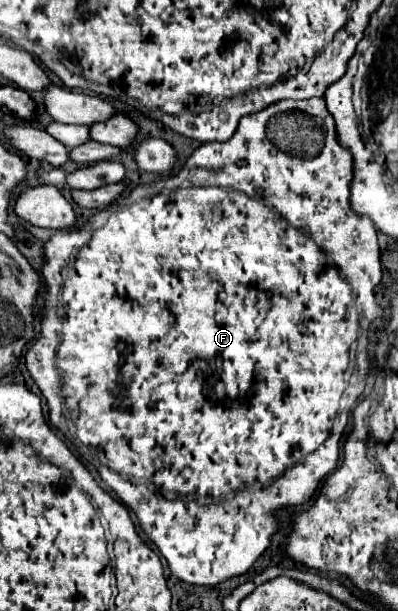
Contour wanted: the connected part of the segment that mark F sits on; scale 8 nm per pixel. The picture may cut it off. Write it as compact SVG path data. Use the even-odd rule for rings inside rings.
M307 99L307 101L277 101L277 103L273 103L273 105L271 105L271 107L267 107L267 109L263 109L263 111L257 111L257 113L251 113L251 115L243 115L243 119L239 119L239 125L237 125L237 131L235 131L235 133L233 133L233 137L231 137L231 139L229 139L229 141L225 141L225 143L207 143L207 145L201 145L201 147L199 147L199 149L195 149L195 151L193 151L193 155L191 155L191 157L189 157L189 159L187 159L187 161L185 161L185 165L183 165L183 167L181 167L181 171L179 171L179 173L177 173L177 175L173 175L173 177L169 177L169 179L165 179L165 181L157 181L157 183L147 183L147 185L137 185L137 187L135 187L135 189L131 189L131 191L129 191L129 193L127 193L127 195L123 195L123 197L119 197L119 199L117 199L117 203L111 203L111 205L109 205L109 207L107 207L107 211L105 211L105 213L107 213L107 223L105 223L105 225L103 225L103 227L99 227L99 229L95 229L95 231L93 231L93 235L91 235L91 241L89 241L89 233L81 233L81 231L57 231L57 233L55 233L55 235L53 235L53 237L49 237L49 239L47 239L47 241L45 241L45 243L43 243L43 259L45 259L45 257L47 257L47 261L43 261L43 265L41 265L41 271L39 271L39 273L41 273L41 277L43 277L43 285L47 285L47 293L45 293L45 303L43 303L43 307L41 307L41 311L39 311L39 313L41 313L41 337L39 337L39 339L37 339L37 341L35 341L35 345L31 345L31 347L29 347L29 351L27 351L27 355L25 355L25 363L27 363L27 371L29 371L29 375L31 375L31 377L33 377L33 381L35 381L35 383L37 383L37 387L39 387L39 389L41 389L41 393L43 393L43 397L45 397L45 399L47 399L47 400L48 400L48 406L49 406L49 420L50 420L50 424L51 424L51 426L54 426L54 425L55 425L55 426L59 426L59 427L62 427L62 428L64 428L64 423L63 423L63 414L62 414L62 413L61 413L61 411L60 411L60 406L61 406L61 402L57 402L57 399L56 399L56 400L55 400L55 399L53 399L53 398L52 398L52 399L51 399L51 398L50 398L50 399L49 399L49 398L47 398L47 397L49 397L49 396L48 396L48 395L53 395L53 388L57 388L57 371L61 371L61 375L63 375L63 395L65 395L65 405L67 405L67 409L69 409L69 413L71 413L71 415L73 415L73 421L75 421L75 437L77 437L77 441L79 441L79 443L81 443L81 445L83 445L83 447L89 447L89 449L93 449L93 451L95 451L95 455L97 455L97 459L99 459L99 461L101 461L101 463L103 463L103 465L105 465L105 467L101 467L101 469L99 469L99 475L101 475L101 479L103 479L103 481L105 481L105 483L107 483L107 485L109 485L109 487L111 487L111 491L113 491L113 493L115 493L115 495L117 495L117 497L119 497L119 501L123 501L123 505L125 505L125 507L129 507L129 511L130 511L130 515L131 515L131 521L133 521L133 525L135 525L135 529L137 529L137 533L139 533L139 537L141 537L141 541L143 541L143 543L146 543L146 540L145 540L145 537L147 537L147 539L149 539L149 541L151 541L151 543L152 543L152 544L153 544L153 545L154 545L154 546L155 546L155 547L156 547L156 549L154 549L154 548L151 548L151 549L152 549L152 550L153 550L153 551L155 551L155 553L157 553L157 554L158 554L158 555L159 555L159 557L160 557L160 560L161 560L161 558L163 558L163 559L164 559L164 560L165 560L165 561L166 561L166 562L167 562L167 565L168 565L168 568L167 568L167 570L164 570L164 573L163 573L163 575L164 575L164 577L165 577L165 573L167 573L167 575L171 575L171 577L173 577L173 579L177 579L177 581L179 581L179 579L183 579L183 581L185 581L185 583L191 583L191 585L217 585L217 583L221 583L221 581L227 581L227 579L231 579L231 577L235 577L235 575L243 575L243 573L247 573L247 571L249 571L249 569L251 569L251 567L253 567L253 563L255 563L255 561L257 561L257 559L259 559L259 557L261 557L261 553L263 553L263 551L265 551L265 549L267 549L267 547L269 547L269 545L271 545L271 537L273 537L273 535L275 535L275 533L277 533L277 531L279 531L279 517L277 517L277 513L279 513L279 511L281 511L281 509L285 509L285 507L299 507L299 505L303 505L303 503L307 503L307 501L309 501L309 499L311 499L311 497L313 497L313 493L315 493L315 491L317 491L317 487L319 487L319 483L321 483L321 481L323 481L323 479L325 479L325 477L327 477L327 475L329 475L329 473L331 473L331 471L333 471L333 469L335 469L335 467L337 467L337 461L339 461L339 439L341 439L341 437L343 437L343 431L345 431L345 427L347 427L347 421L349 421L349 418L350 418L350 416L351 416L351 413L352 413L352 411L353 411L353 407L355 407L355 406L356 406L356 404L357 404L357 401L358 401L358 399L359 399L359 397L360 397L360 396L361 396L361 394L363 394L363 392L364 392L364 389L365 389L365 379L366 379L366 378L367 378L367 377L368 377L368 376L369 376L369 375L370 375L370 374L371 374L371 373L372 373L372 371L373 371L373 367L372 367L372 366L371 366L371 363L370 363L370 359L371 359L371 355L370 355L370 353L371 353L371 351L370 351L370 350L369 350L369 349L365 349L365 350L362 350L362 351L361 351L361 352L360 352L360 353L359 353L359 354L358 354L358 355L357 355L357 349L359 349L359 337L361 337L361 335L363 335L363 327L365 327L365 331L369 331L369 327L371 327L371 325L373 325L373 321L375 321L375 319L381 319L381 313L379 313L379 309L381 309L381 307L379 307L379 305L377 305L377 301L375 301L375 287L379 287L379 285L381 285L381 263L379 263L379 245L377 245L377 231L375 231L375 227L371 227L371 221L369 221L369 219L357 219L357 215L355 215L355 213L353 213L353 211L351 211L351 209L349 209L349 191L347 191L347 183L351 183L351 155L347 155L347 151L343 151L343 147L339 147L339 145L337 145L337 139L335 139L335 123L333 123L333 119L331 119L331 113L329 113L329 111L327 111L327 107L325 107L325 99ZM71 255L75 255L75 261L73 261L73 265L71 265L71 269L69 269L69 271L67 271L67 273L65 273L65 281L63 281L63 287L61 287L61 267L63 267L63 265L65 265L65 263L69 263L69 259L71 259ZM61 321L63 321L63 327L83 327L83 331L87 331L87 335L99 335L99 339L103 339L103 359L91 359L91 355L79 355L79 359L59 359L59 369L57 369L57 367L56 367L56 365L57 365L57 362L56 362L56 357L55 357L55 347L57 347L57 345L59 345L59 331L61 331ZM357 369L358 369L358 373L359 373L359 379L355 379L355 381L354 381L354 382L353 382L353 383L354 383L354 384L353 384L353 385L351 385L351 386L350 386L350 387L349 387L349 383L351 383L351 377L353 377L353 375L355 375L355 371L357 371ZM163 455L187 455L187 459L163 459ZM125 475L129 475L129 477L135 477L135 479L145 479L145 481L149 481L149 483L151 483L151 485L153 485L153 487L155 487L155 489L157 489L157 491L161 491L161 493L163 493L163 495L169 495L169 493L175 493L175 495L177 495L177 497L179 497L179 498L166 498L166 499L165 499L165 497L163 497L163 495L161 495L161 493L157 493L157 491L151 491L151 489L147 489L147 487L145 487L145 485L137 485L137 483L131 483L131 481L129 481L129 477L125 477ZM255 483L259 483L259 485L267 485L267 483L271 483L271 485L269 485L269 487L265 487L265 489L261 489L261 491L243 491L243 493L239 493L239 491L241 491L241 489L243 489L243 487L245 487L245 485L255 485ZM207 499L223 499L223 501L217 501L217 503L211 503L211 505L203 505L203 507L197 507L197 505L195 505L195 503L188 503L188 502L189 502L189 501L195 501L195 502L196 502L196 501L207 501Z

